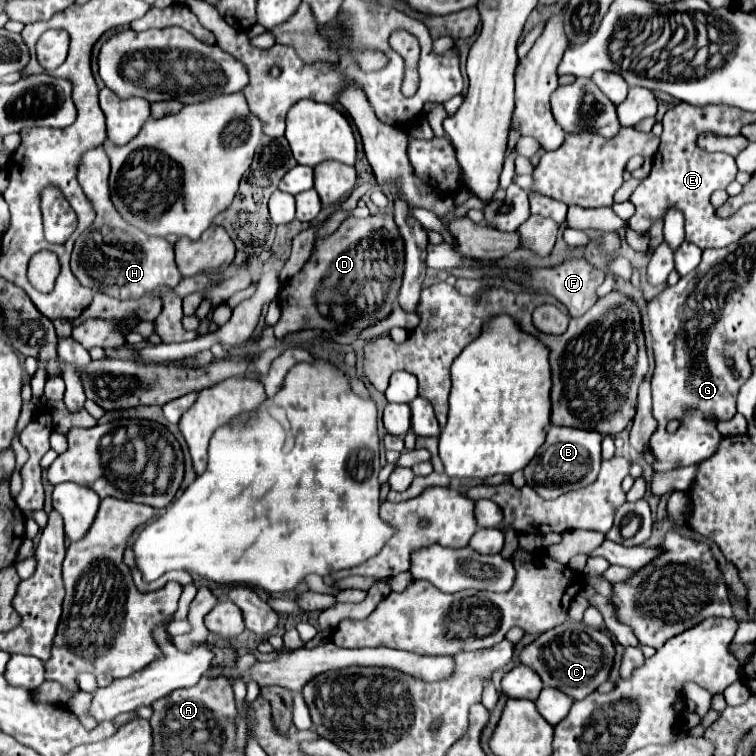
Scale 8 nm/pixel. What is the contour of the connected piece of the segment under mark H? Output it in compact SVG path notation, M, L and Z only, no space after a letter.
M96 146L82 154L78 164L78 184L82 186L88 202L96 212L94 224L78 236L72 252L72 272L80 280L82 286L92 288L94 292L108 294L118 300L136 300L148 292L154 292L160 286L174 288L182 274L174 264L174 246L166 238L146 236L138 228L124 224L116 208L110 202L108 190L108 172L110 160L104 152L104 146Z

